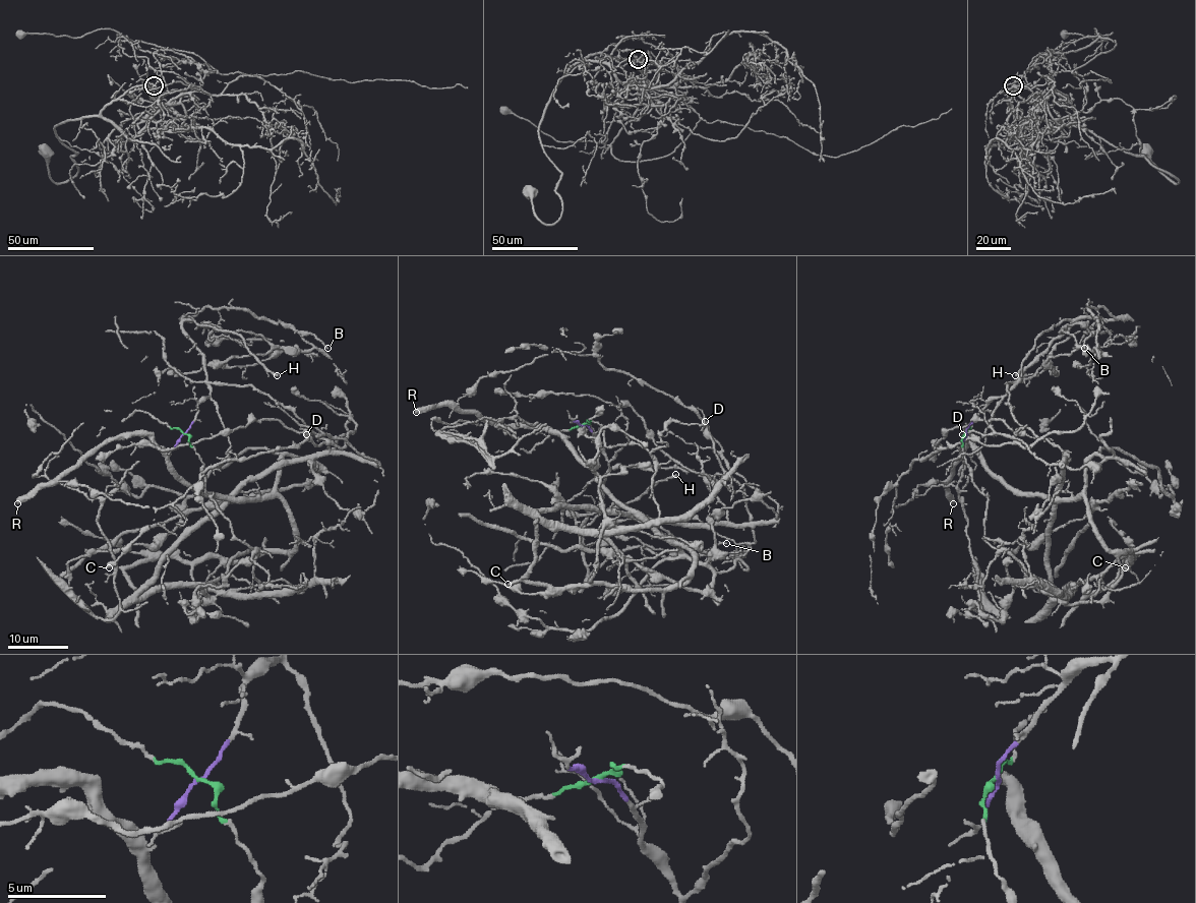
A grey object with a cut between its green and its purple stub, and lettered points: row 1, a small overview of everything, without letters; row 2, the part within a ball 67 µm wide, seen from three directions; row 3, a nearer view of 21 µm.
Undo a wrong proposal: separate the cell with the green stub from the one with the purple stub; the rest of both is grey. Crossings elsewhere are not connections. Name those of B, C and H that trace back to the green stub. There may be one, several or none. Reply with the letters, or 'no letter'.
C

